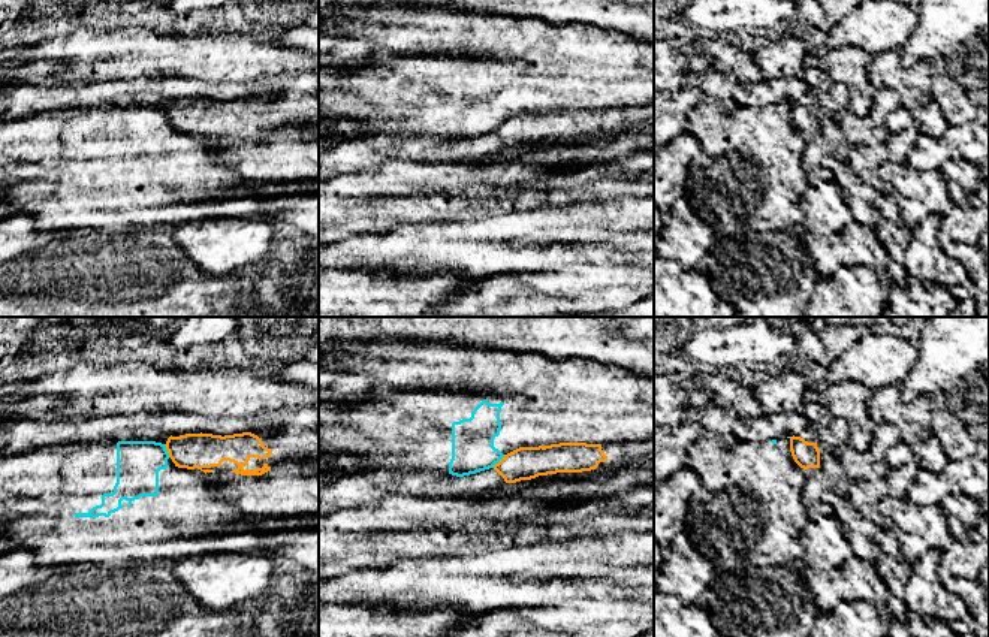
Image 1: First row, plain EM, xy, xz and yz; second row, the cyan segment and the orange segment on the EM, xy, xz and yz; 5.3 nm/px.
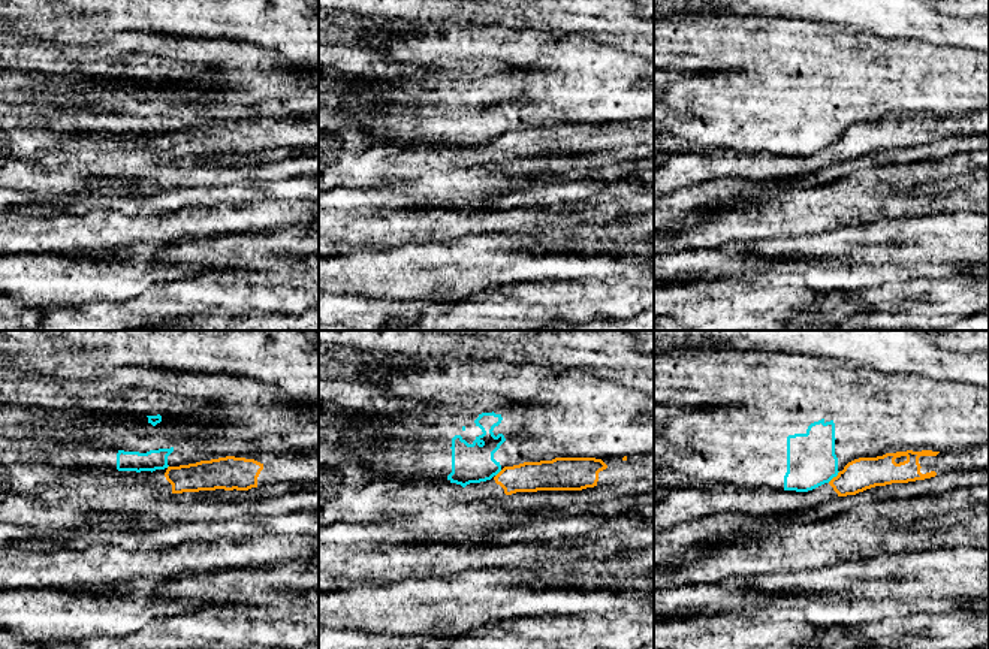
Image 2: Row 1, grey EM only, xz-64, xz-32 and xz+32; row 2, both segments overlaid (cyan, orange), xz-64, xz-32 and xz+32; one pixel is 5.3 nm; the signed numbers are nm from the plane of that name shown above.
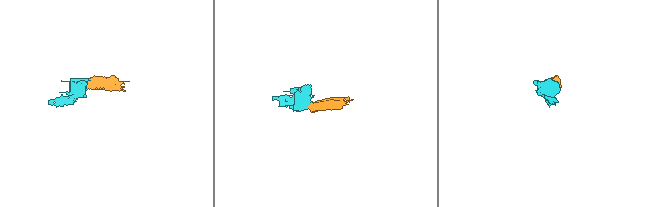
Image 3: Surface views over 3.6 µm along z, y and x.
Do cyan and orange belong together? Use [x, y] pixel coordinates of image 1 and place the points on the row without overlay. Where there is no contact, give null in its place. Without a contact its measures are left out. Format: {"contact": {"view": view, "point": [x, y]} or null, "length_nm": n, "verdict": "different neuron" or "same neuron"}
{"contact": {"view": "xz", "point": [498, 126]}, "length_nm": 100, "verdict": "different neuron"}

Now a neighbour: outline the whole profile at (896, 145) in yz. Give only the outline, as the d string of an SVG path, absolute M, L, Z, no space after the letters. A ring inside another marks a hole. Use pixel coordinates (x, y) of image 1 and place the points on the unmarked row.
M916 126L902 132L887 129L887 138L884 141L872 139L868 144L856 142L842 129L841 133L850 144L847 156L850 169L878 193L895 193L893 185L878 176L878 167L886 161L907 163L908 153L920 135L919 129Z

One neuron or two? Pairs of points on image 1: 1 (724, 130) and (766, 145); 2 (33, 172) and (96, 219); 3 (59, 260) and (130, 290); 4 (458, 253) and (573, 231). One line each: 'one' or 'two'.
1: one
2: two
3: one
4: one

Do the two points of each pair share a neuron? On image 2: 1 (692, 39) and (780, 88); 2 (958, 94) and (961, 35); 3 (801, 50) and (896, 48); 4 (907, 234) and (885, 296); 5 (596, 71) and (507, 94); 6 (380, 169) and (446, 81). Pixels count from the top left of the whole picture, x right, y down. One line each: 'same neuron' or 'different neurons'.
1: same neuron
2: different neurons
3: same neuron
4: different neurons
5: same neuron
6: different neurons

